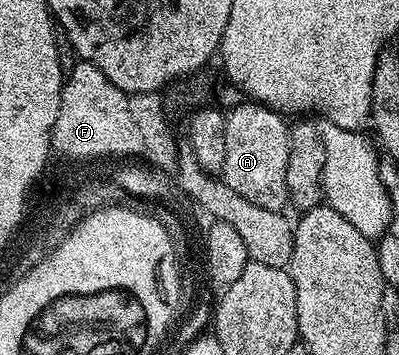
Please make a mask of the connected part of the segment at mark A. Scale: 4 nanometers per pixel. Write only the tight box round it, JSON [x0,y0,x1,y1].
[221,102,289,212]

